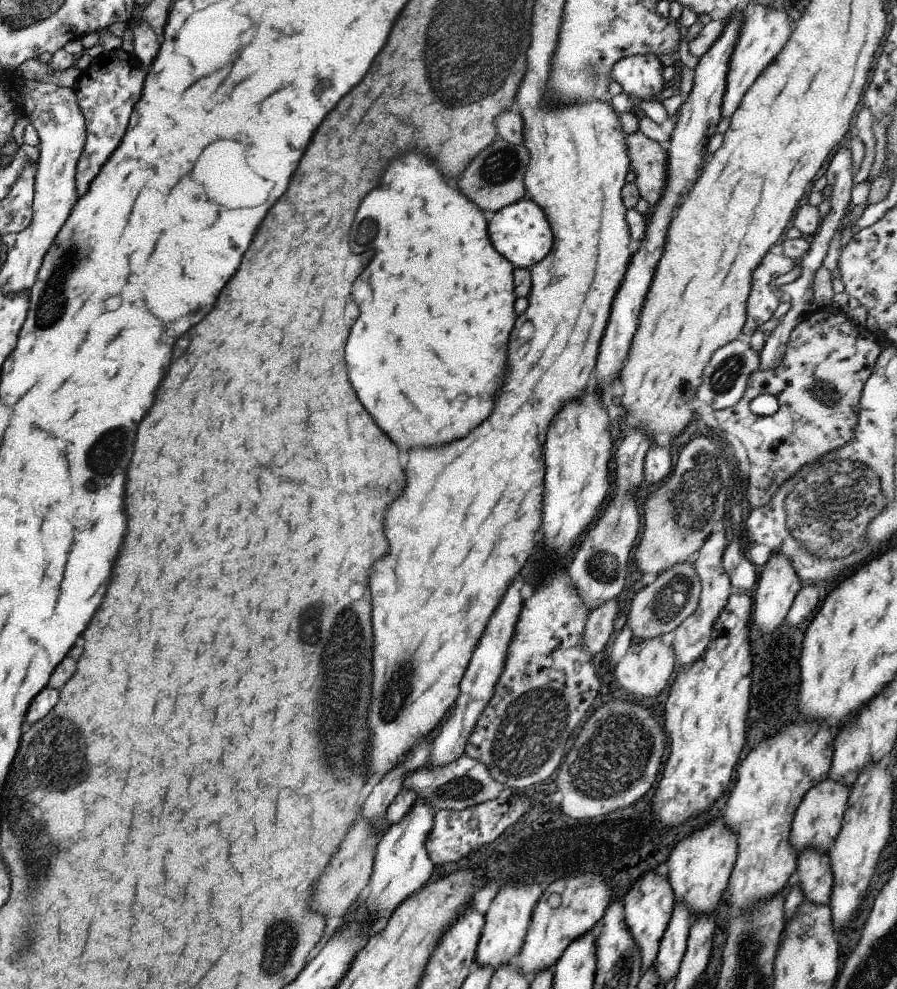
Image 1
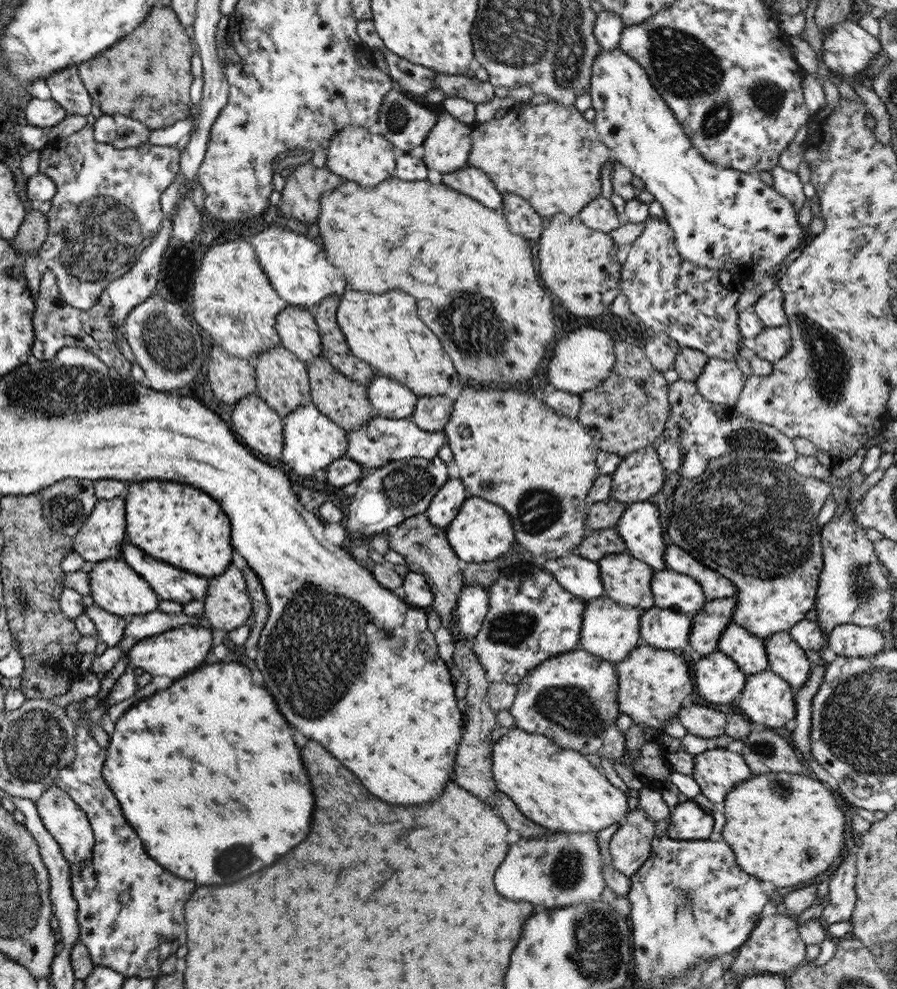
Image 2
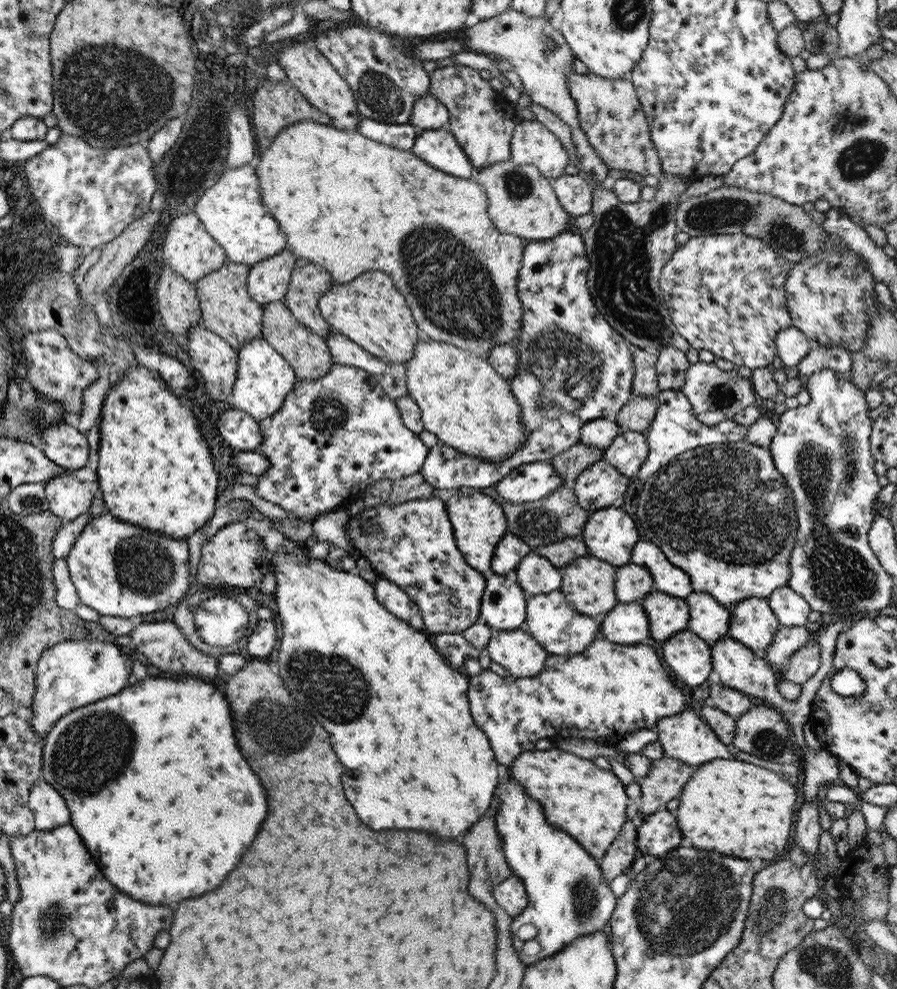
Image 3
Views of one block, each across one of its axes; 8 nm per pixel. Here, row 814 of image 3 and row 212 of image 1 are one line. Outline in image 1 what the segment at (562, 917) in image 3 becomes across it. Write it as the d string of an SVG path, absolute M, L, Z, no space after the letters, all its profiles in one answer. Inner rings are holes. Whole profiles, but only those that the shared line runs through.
M519 199L496 210L487 223L487 234L493 248L514 267L525 269L551 250L551 230L541 208L531 200Z

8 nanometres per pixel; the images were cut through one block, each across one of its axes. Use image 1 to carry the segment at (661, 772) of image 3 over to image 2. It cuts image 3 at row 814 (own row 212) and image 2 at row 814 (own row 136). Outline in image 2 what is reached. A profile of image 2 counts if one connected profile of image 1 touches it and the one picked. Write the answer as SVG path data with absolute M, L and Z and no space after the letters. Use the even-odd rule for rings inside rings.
M635 808L624 815L623 821L613 832L608 844L611 855L611 864L626 878L631 878L634 872L646 861L649 856L650 842L653 840L655 832L655 822L647 820L645 812L641 808Z

